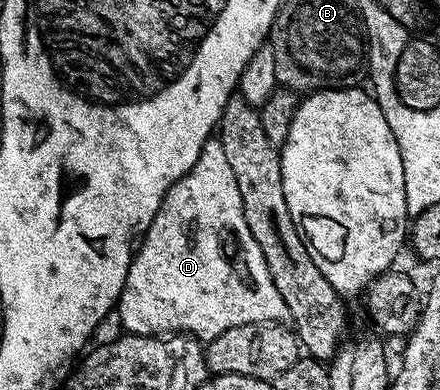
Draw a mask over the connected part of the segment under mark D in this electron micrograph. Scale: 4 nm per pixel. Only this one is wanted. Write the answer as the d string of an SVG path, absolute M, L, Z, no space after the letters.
M217 137L208 139L204 148L200 148L196 164L192 164L190 171L176 180L172 188L168 188L152 224L133 251L122 296L118 299L116 318L117 314L125 333L151 336L185 334L203 344L220 336L220 332L240 324L282 324L289 319L288 308L280 292L276 292L276 284L268 272L264 252L260 252L260 244L256 244L252 232L248 232L240 187L236 184L236 176L224 157L224 148Z

